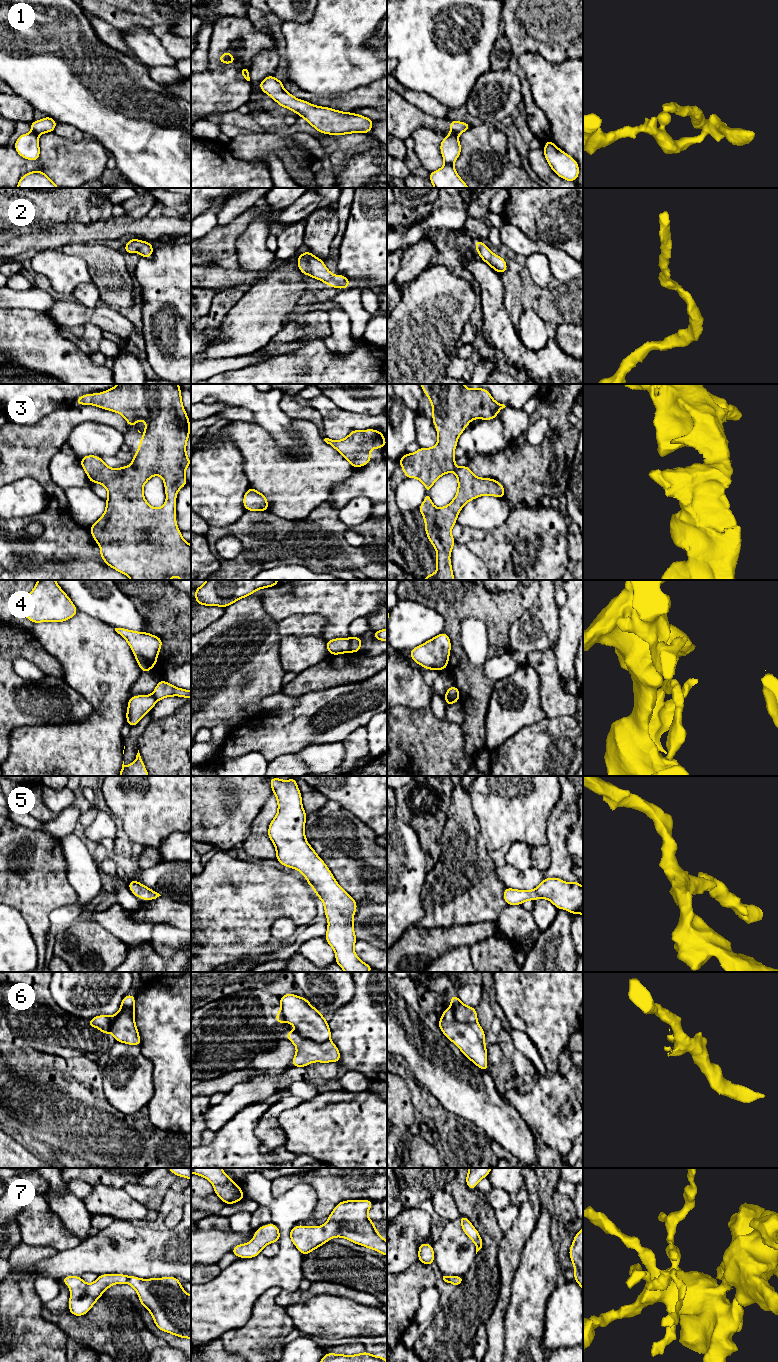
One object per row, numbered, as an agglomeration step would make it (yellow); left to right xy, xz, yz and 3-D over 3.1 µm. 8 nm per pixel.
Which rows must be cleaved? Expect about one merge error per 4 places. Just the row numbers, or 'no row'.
1, 4, 6

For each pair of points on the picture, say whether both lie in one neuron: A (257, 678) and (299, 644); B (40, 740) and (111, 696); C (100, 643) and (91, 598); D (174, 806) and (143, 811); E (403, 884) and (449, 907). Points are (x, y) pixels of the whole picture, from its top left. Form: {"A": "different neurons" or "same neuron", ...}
{"A": "different neurons", "B": "same neuron", "C": "different neurons", "D": "same neuron", "E": "different neurons"}

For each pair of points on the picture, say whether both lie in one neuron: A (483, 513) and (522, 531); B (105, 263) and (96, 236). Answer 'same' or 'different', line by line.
A: different
B: different

